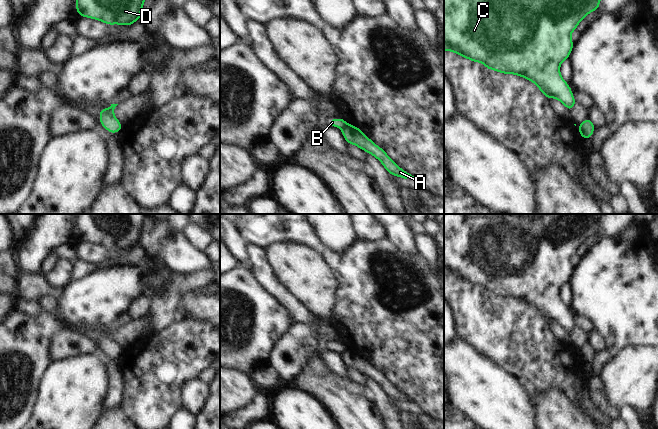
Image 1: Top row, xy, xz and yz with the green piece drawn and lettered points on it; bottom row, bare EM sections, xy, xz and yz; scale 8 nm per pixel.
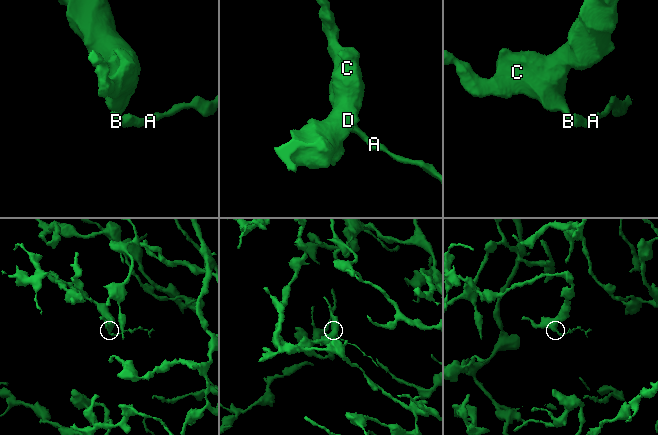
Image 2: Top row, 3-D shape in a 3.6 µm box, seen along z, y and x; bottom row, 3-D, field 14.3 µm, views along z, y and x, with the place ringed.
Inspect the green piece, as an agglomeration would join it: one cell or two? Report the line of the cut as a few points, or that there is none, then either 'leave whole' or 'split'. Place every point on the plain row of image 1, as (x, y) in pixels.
cut in xz along (346, 347), (340, 351); split

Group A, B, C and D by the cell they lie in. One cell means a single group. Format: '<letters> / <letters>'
A / B C D

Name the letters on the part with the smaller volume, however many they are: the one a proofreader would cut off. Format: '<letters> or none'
A

